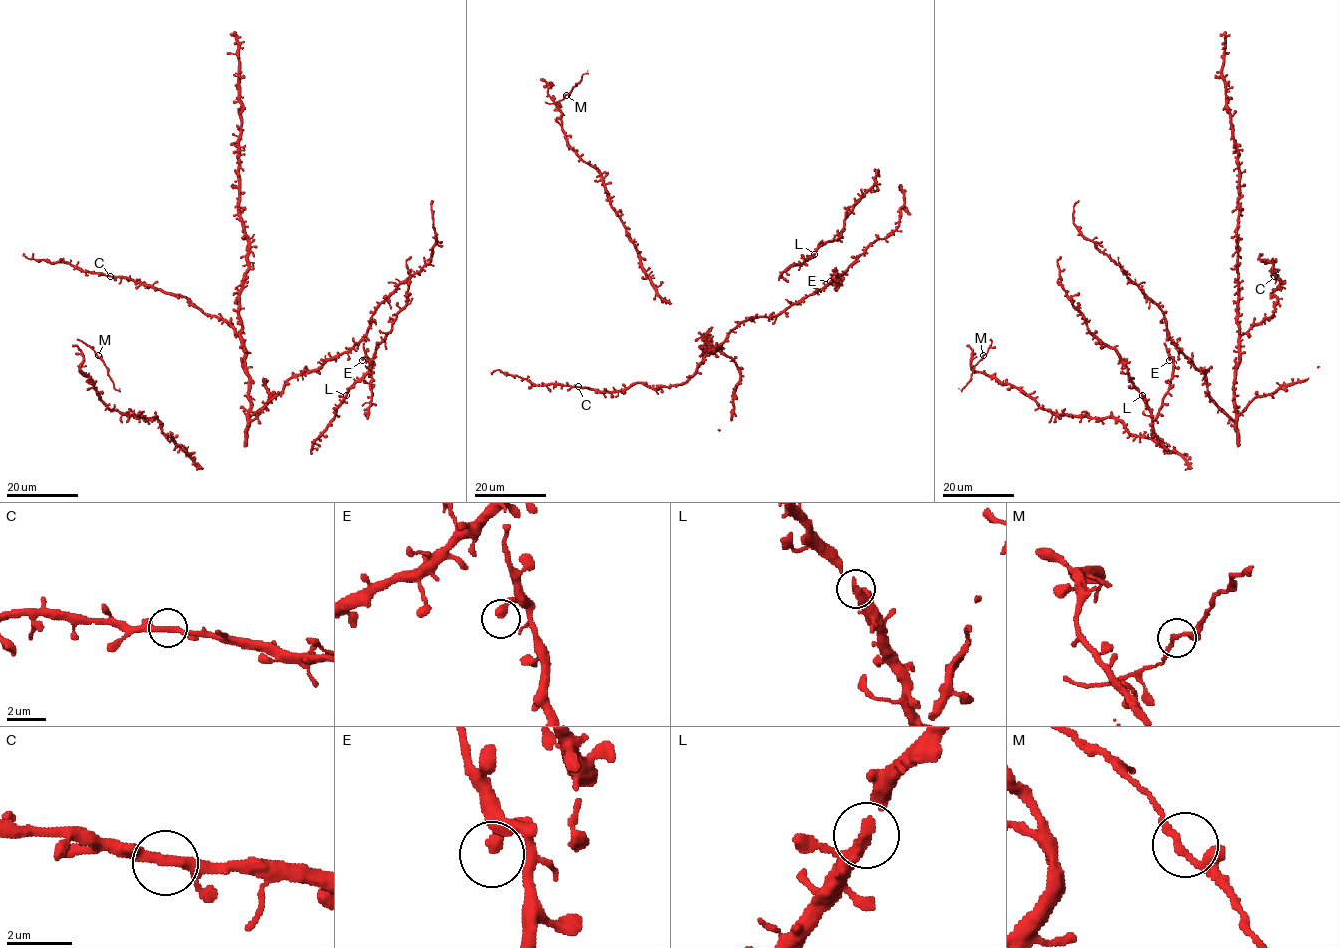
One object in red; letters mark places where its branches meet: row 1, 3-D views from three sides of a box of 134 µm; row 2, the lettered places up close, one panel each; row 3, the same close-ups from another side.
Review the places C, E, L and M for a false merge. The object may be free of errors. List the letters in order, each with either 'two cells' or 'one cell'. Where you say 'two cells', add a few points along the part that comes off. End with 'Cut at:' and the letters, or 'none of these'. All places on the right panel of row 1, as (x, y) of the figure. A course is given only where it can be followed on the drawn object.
C: one cell
E: one cell
L: one cell
M: one cell
Cut at: none of these

